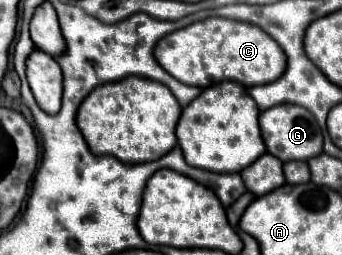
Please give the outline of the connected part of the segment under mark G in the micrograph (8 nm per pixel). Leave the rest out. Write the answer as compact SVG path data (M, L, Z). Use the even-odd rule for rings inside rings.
M276 105L260 113L260 131L270 155L276 155L280 161L308 161L322 153L322 131L314 115L300 105Z

